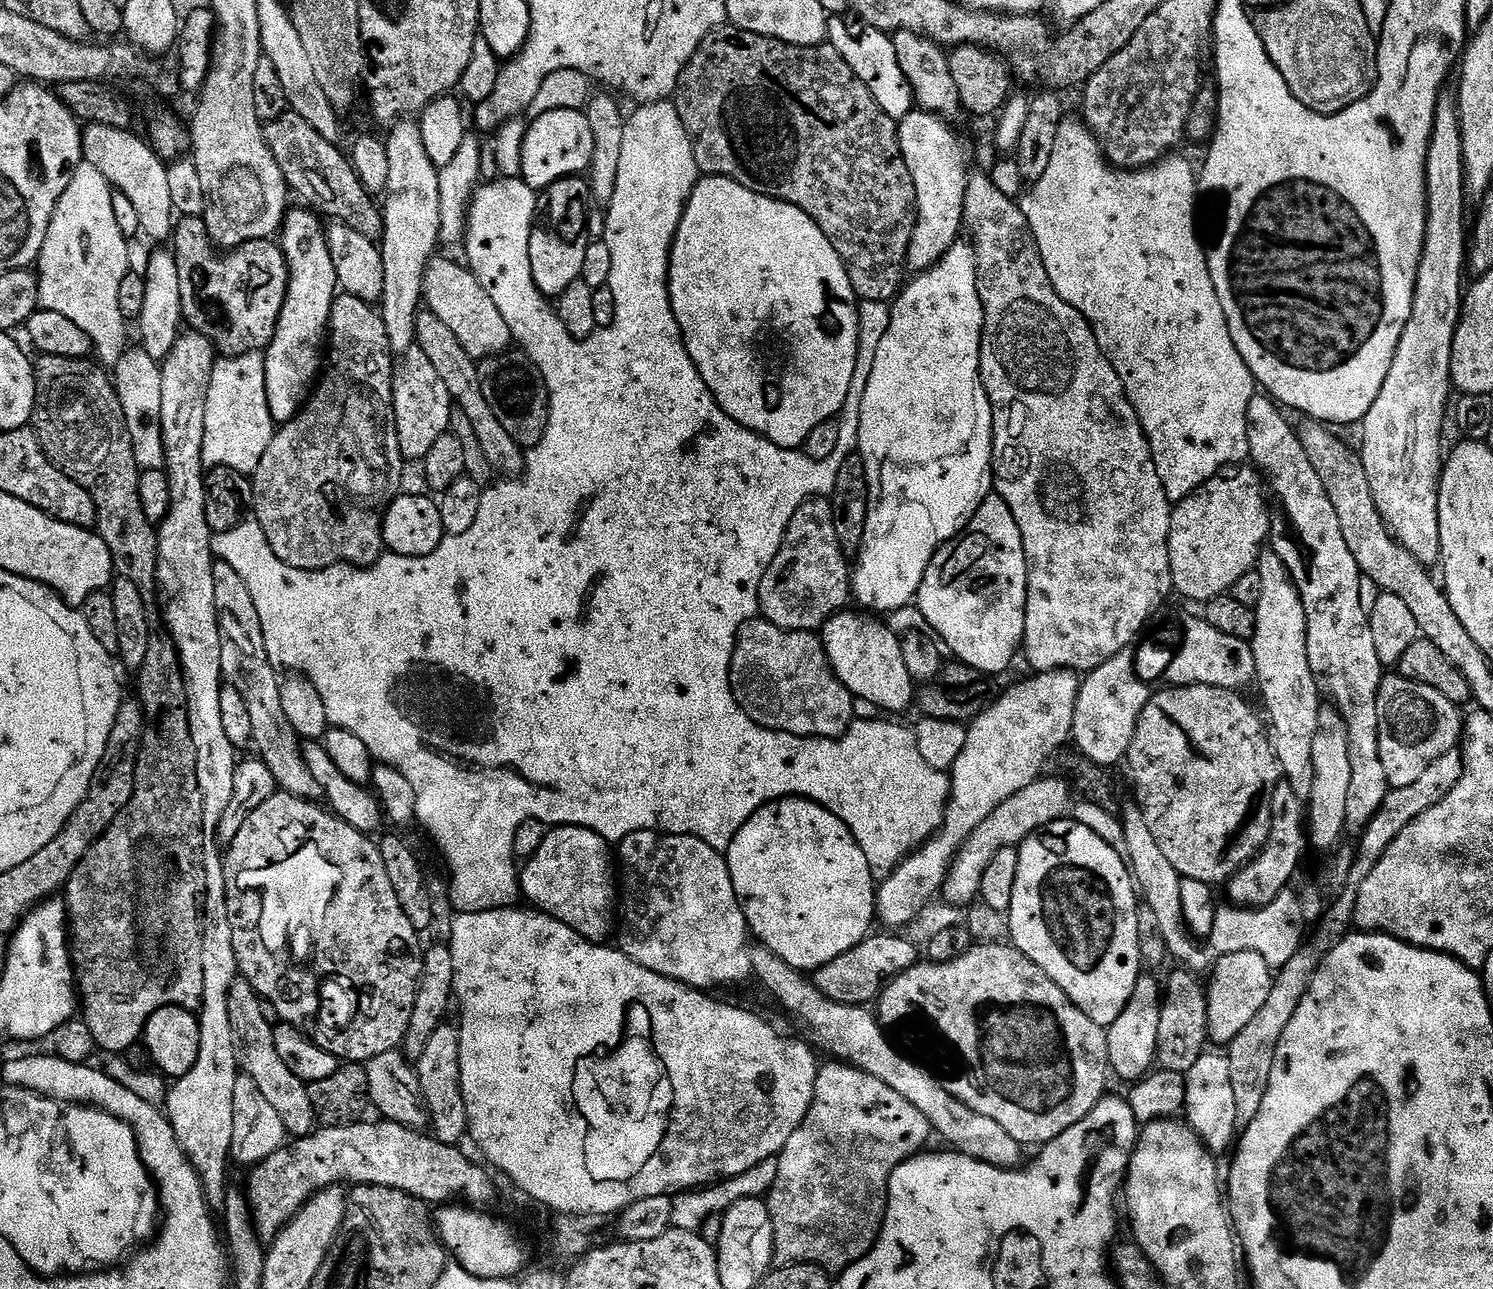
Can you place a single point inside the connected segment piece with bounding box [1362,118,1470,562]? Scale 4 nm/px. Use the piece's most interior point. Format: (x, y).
(1404, 453)

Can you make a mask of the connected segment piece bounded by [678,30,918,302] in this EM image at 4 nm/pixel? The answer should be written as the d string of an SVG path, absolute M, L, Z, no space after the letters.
M736 30L731 34L733 36L724 36L721 40L712 38L701 44L700 49L693 54L692 61L684 69L678 85L680 117L684 119L684 125L688 128L689 136L692 137L696 150L696 164L700 167L701 173L704 176L730 178L746 186L746 190L754 190L763 196L798 206L798 210L807 214L832 240L832 245L838 250L844 265L848 268L848 273L852 275L852 285L856 288L857 297L861 301L895 301L906 284L904 272L906 273L908 251L912 246L918 219L918 194L914 186L914 178L900 149L897 121L892 120L890 114L886 114L886 110L878 106L878 102L874 102L874 94L870 94L870 90L860 81L858 74L850 70L846 58L842 58L842 54L838 54L838 50L832 47L831 43L818 44L815 48L799 48L753 32Z

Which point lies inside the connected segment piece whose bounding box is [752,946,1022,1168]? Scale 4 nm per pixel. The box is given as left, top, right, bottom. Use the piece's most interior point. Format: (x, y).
(849, 1033)

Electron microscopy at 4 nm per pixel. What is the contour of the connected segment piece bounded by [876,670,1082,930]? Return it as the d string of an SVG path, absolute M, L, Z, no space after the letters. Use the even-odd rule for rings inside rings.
M1071 670L1059 672L1041 672L1029 675L1029 680L1013 686L1009 692L1001 694L1000 698L989 703L983 712L975 713L973 724L967 725L968 737L966 750L954 762L950 770L952 794L948 801L948 809L944 811L944 825L940 831L920 845L911 856L900 862L899 866L880 885L876 893L876 915L879 923L884 923L888 930L904 930L907 924L912 924L920 916L920 911L931 902L935 896L941 895L948 872L952 863L959 855L964 844L970 839L978 826L1002 806L1018 790L1026 790L1035 780L1041 779L1048 759L1065 743L1069 743L1072 727L1074 726L1074 712L1078 702L1082 680L1077 673Z

